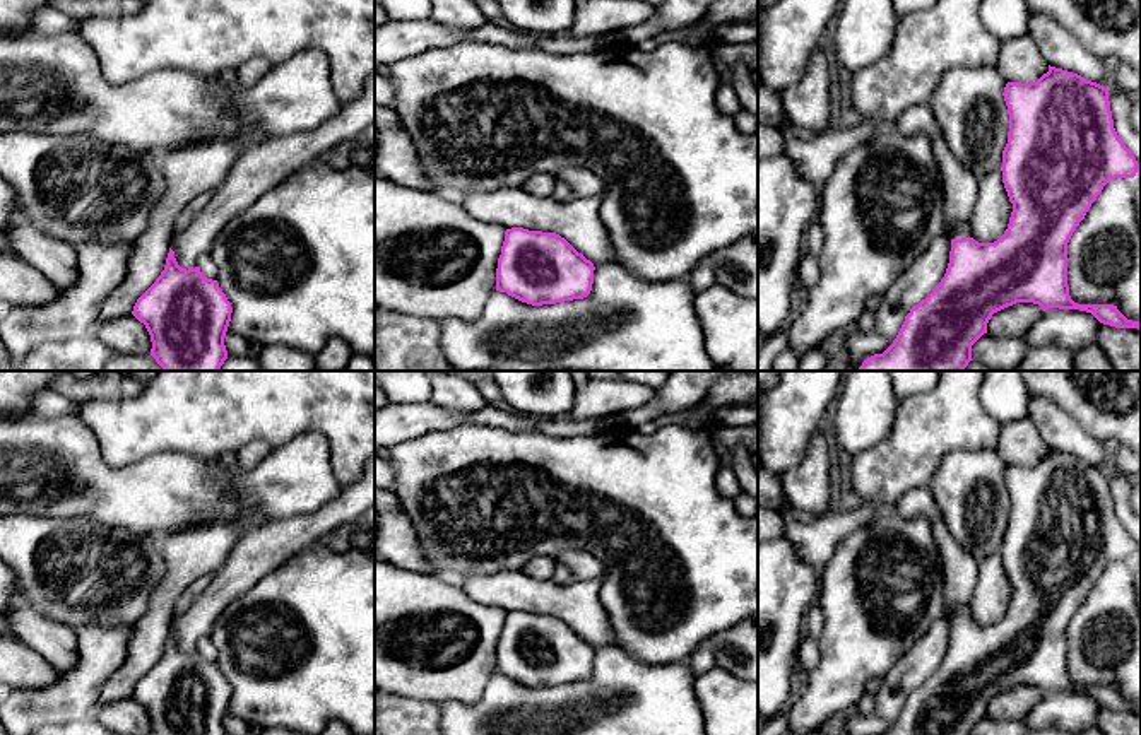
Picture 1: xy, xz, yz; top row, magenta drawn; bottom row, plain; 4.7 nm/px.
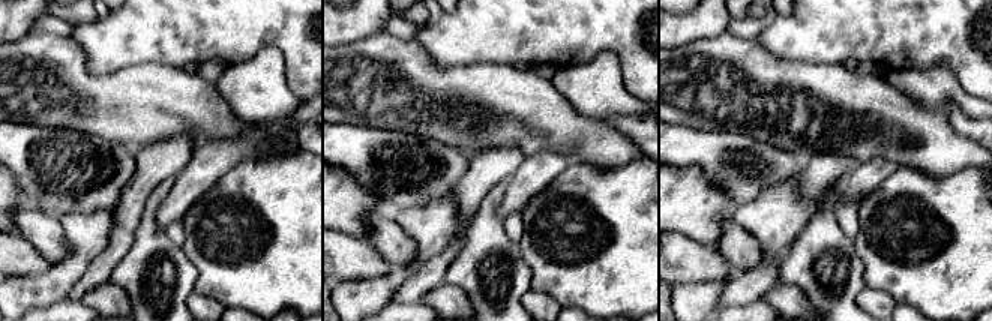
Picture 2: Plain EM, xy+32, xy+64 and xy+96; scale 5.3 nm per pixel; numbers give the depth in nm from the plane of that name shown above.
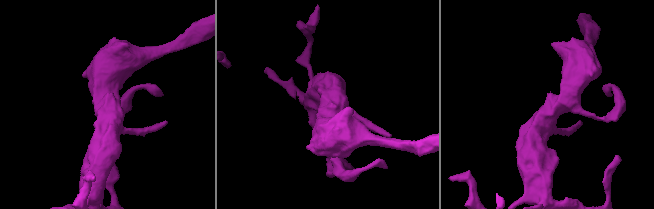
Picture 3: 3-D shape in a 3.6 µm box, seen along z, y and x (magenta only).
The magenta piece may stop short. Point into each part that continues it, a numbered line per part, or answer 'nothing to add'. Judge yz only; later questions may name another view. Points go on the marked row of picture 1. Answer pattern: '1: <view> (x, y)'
1: yz (957, 231)

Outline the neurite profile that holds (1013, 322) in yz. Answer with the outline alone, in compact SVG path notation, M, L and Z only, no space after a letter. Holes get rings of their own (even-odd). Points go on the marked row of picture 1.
M1016 303L992 315L987 333L1002 338L1025 338L1042 315L1043 309L1038 304Z

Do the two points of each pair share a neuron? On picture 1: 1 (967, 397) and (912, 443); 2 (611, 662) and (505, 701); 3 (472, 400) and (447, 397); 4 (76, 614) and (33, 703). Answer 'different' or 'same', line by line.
1: same
2: same
3: same
4: different

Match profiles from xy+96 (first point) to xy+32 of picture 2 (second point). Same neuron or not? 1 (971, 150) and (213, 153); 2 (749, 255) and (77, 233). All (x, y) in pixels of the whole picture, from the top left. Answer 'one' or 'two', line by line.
1: two
2: two

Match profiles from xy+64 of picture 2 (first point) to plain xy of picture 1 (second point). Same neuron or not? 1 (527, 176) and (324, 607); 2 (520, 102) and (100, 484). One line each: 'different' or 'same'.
1: different
2: same

